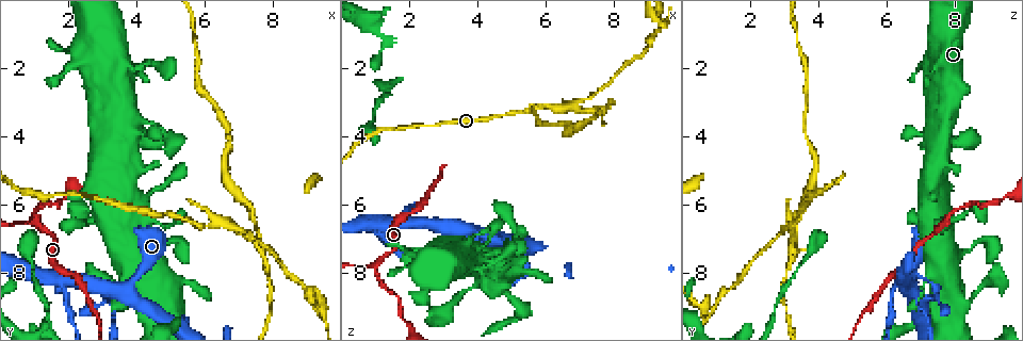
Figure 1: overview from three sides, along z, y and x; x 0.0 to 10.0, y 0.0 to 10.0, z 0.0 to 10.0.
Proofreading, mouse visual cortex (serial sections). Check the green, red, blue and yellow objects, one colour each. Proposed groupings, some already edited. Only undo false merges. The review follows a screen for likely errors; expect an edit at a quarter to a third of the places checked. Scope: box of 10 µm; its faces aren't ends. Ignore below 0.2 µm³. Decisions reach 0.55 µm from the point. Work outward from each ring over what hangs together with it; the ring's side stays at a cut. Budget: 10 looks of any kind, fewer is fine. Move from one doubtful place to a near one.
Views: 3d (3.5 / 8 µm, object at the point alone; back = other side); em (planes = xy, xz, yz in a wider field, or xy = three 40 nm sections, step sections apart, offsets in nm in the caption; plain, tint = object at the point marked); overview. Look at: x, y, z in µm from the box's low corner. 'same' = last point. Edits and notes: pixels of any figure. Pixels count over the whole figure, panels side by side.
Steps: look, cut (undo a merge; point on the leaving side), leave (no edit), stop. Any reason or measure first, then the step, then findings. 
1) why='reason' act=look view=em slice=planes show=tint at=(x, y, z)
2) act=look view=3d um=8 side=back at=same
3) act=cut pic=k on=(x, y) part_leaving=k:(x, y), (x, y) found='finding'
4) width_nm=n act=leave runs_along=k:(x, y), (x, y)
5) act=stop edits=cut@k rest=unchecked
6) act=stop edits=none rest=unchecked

why='a narrow waist' act=look view=3d um=3.5 at=(1.15, 6.50, 7.70)

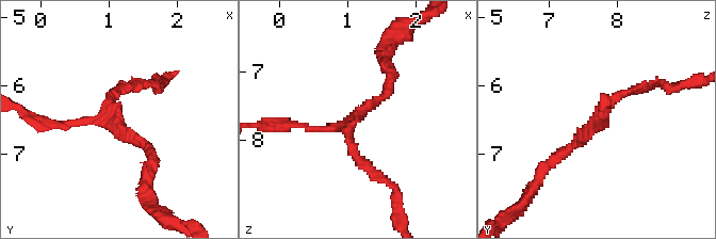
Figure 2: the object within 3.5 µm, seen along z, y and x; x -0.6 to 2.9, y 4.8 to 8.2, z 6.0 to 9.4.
why='need the tissue' act=look view=em slice=xy step=1 show=plain at=(1.15, 6.55, 7.65)

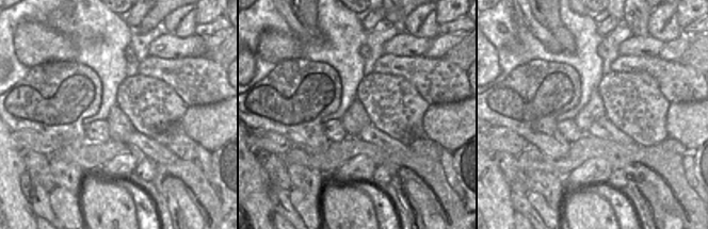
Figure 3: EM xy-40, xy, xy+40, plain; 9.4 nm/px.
why='with the object marked' act=look view=em slice=xy step=1 show=tint at=same

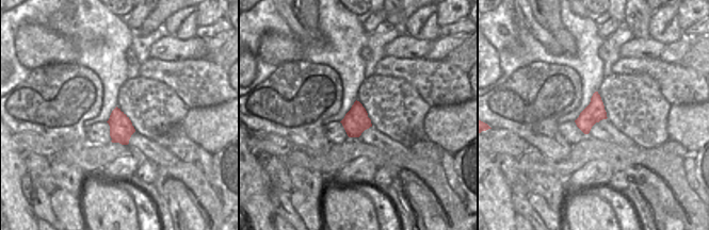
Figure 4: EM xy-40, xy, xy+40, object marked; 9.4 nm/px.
act=leave found='all the same cell'

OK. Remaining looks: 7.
why='four or more arms meet' act=look view=3d um=3.5 side=back at=(3.70, 8.45, 6.75)

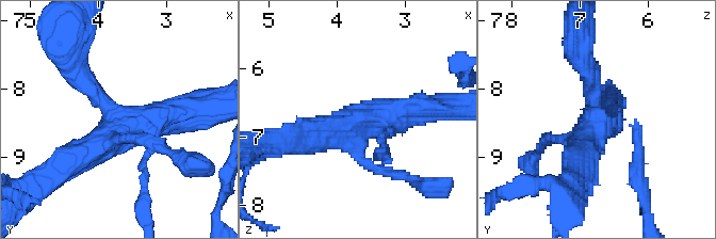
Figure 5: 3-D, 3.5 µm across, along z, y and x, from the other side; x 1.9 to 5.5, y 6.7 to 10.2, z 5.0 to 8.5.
act=look view=em slice=xy step=5 show=tint at=(3.65, 8.45, 6.80)

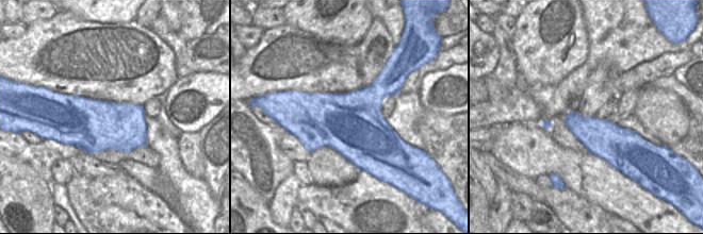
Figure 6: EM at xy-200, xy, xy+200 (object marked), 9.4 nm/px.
act=leave runs_along=5:(71, 65), (124, 124), (186, 111) found='all the same cell'

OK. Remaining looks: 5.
why='three-way junction' act=look view=3d um=3.5 side=back at=(1.85, 8.20, 6.60)

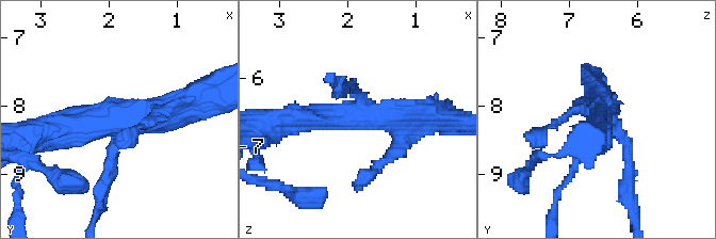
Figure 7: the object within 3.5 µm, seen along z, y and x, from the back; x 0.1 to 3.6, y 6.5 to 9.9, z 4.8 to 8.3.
arms=3 arm_widths_nm=150,350,400 act=look view=em slice=xy step=3 show=tint at=(1.75, 8.20, 6.55)

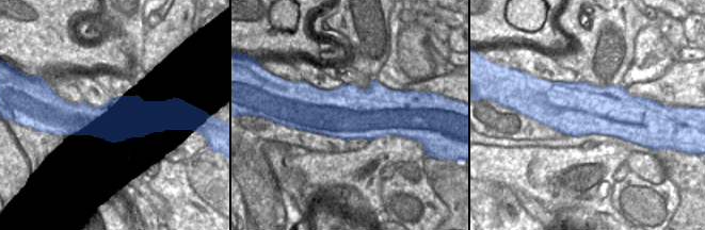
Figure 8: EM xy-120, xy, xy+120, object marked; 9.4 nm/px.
act=leave runs_along=7:(50, 131), (139, 122), (188, 98) found='one cell here'

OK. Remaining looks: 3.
why='a fork' act=look view=3d um=3.5 at=(6.80, 6.65, 3.15)

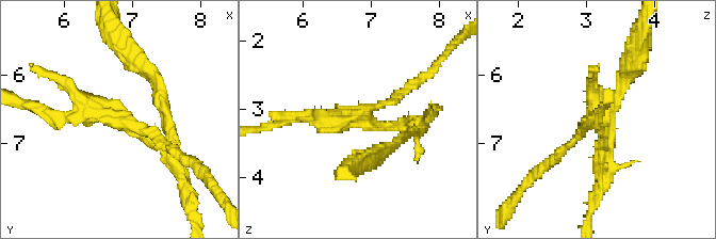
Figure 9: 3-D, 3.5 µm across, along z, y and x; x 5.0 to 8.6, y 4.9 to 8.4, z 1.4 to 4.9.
arms=3 arm_widths_nm=100,100,150 why='need the tissue' act=look view=em slice=xy step=2 show=tint at=(6.85, 6.70, 3.15)

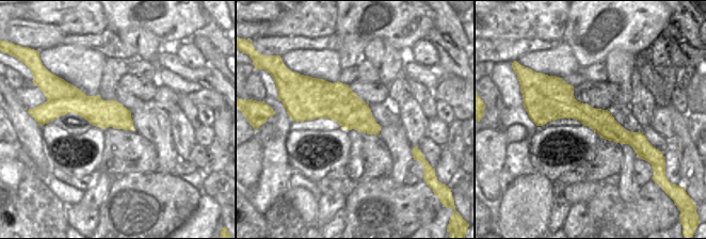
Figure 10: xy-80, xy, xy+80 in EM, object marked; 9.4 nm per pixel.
width_nm=340 act=cut pic=9 on=(614, 107) part_leaving=9:(318, 118), (360, 118), (409, 132) found='a second cell is stuck on'

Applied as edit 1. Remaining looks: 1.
act=stop edits=cut@9 rest=unchecked

